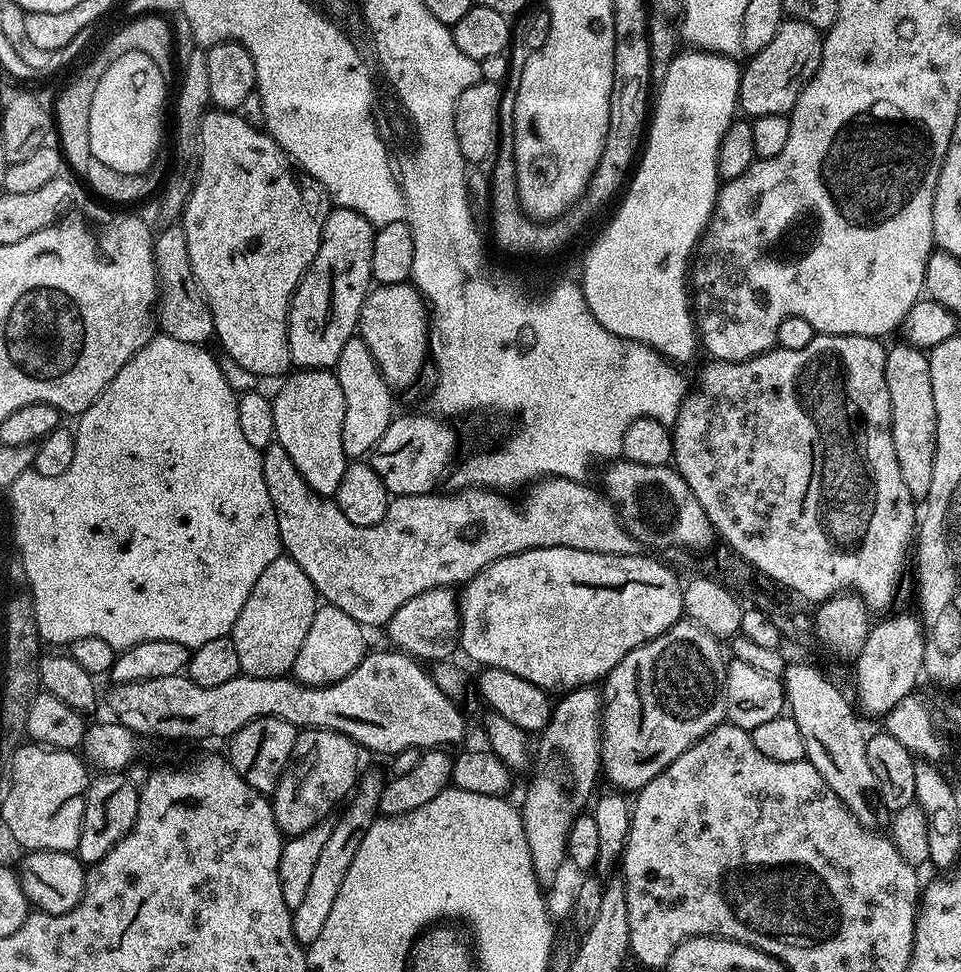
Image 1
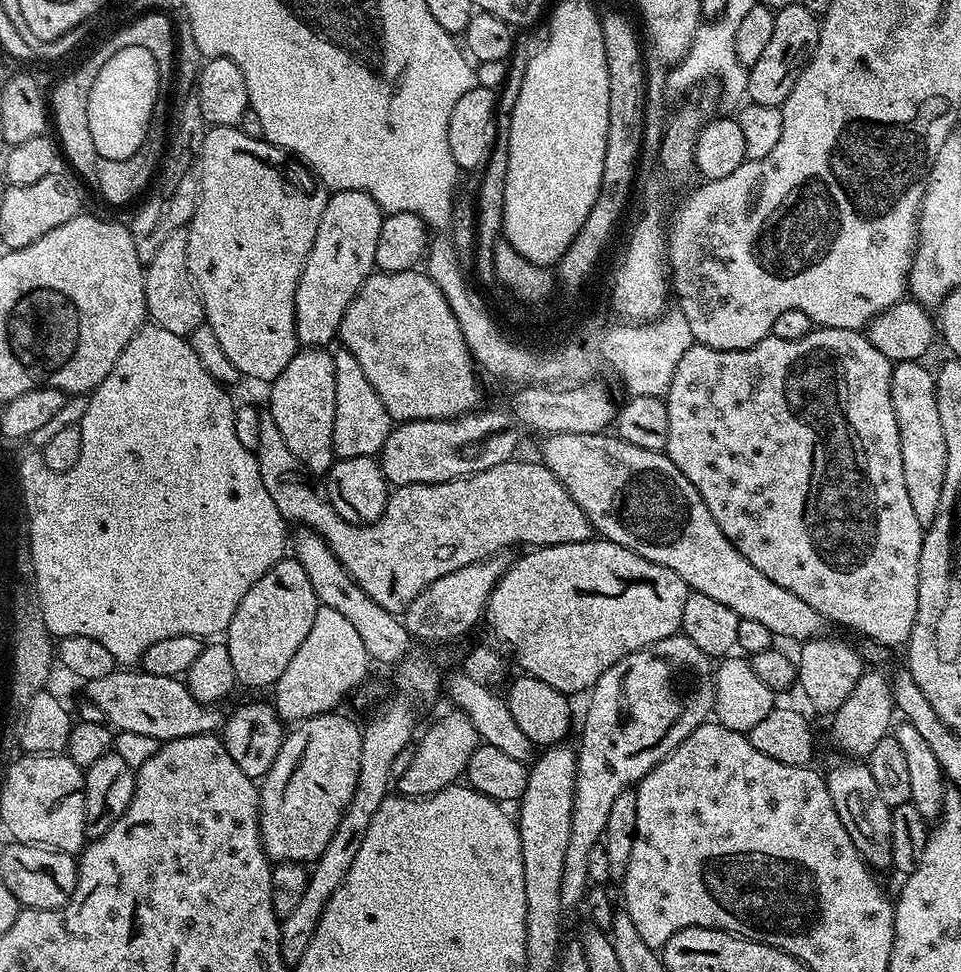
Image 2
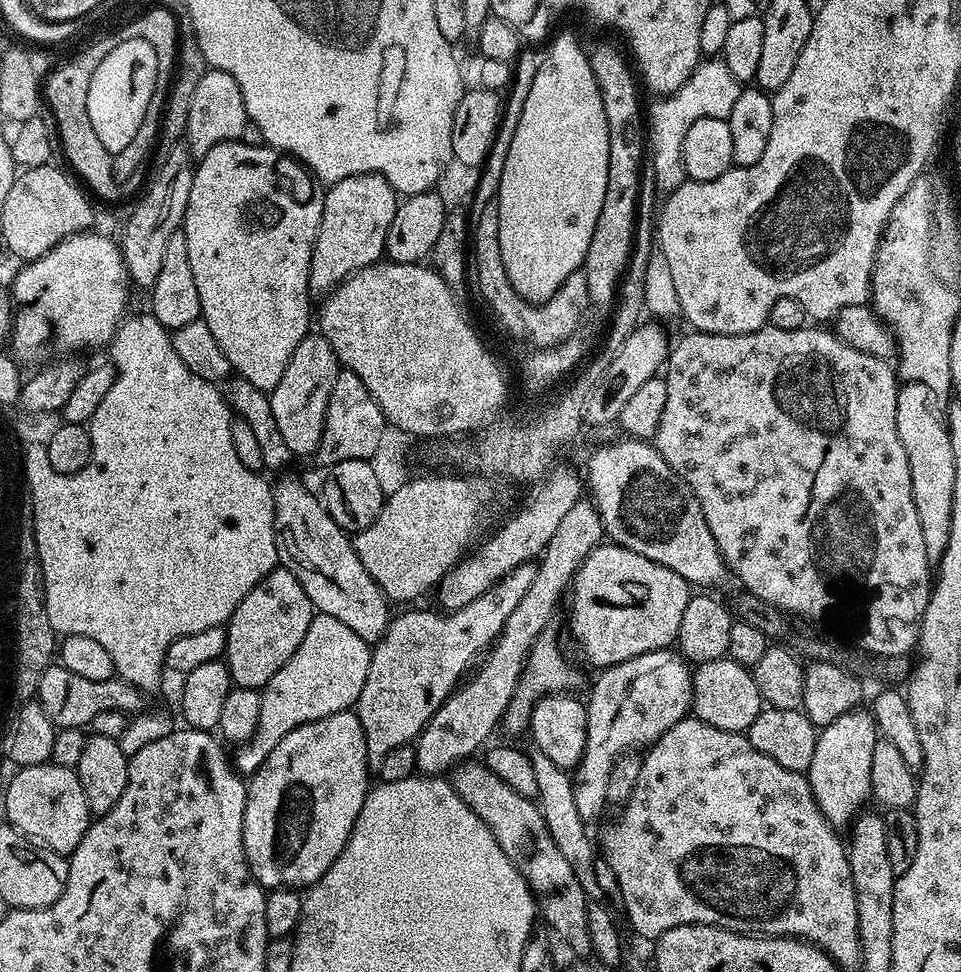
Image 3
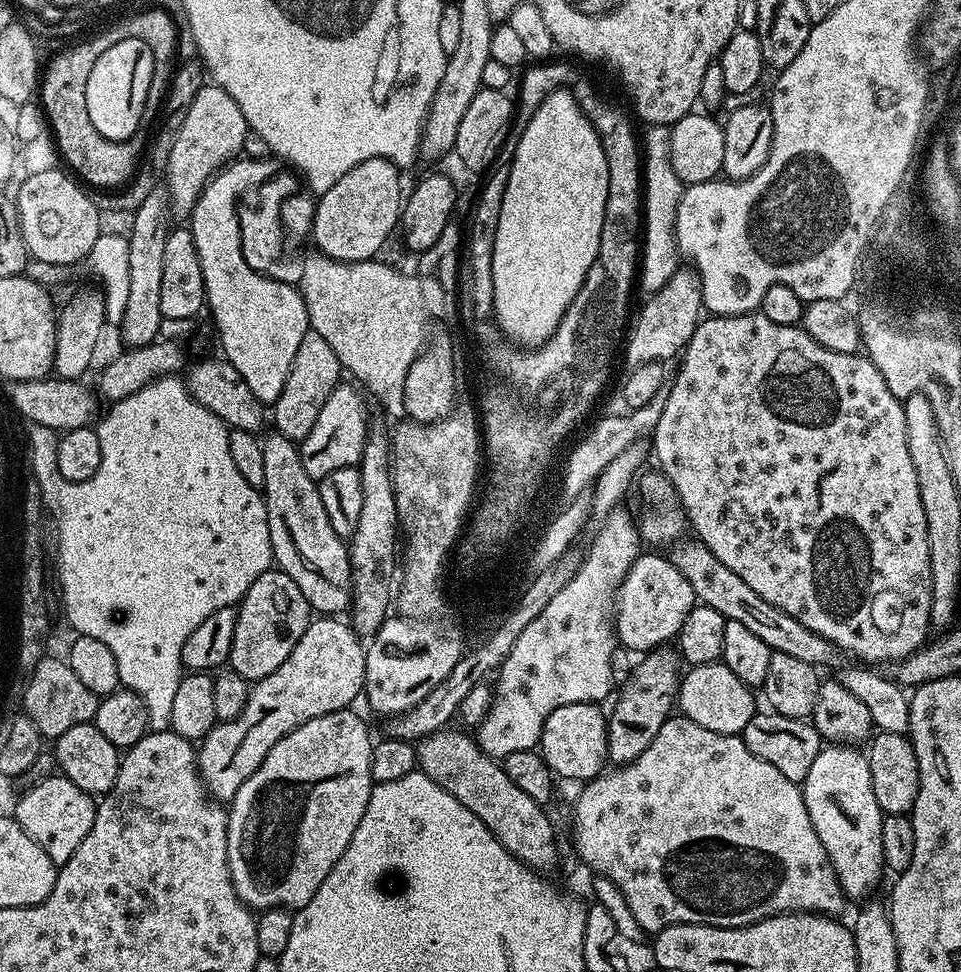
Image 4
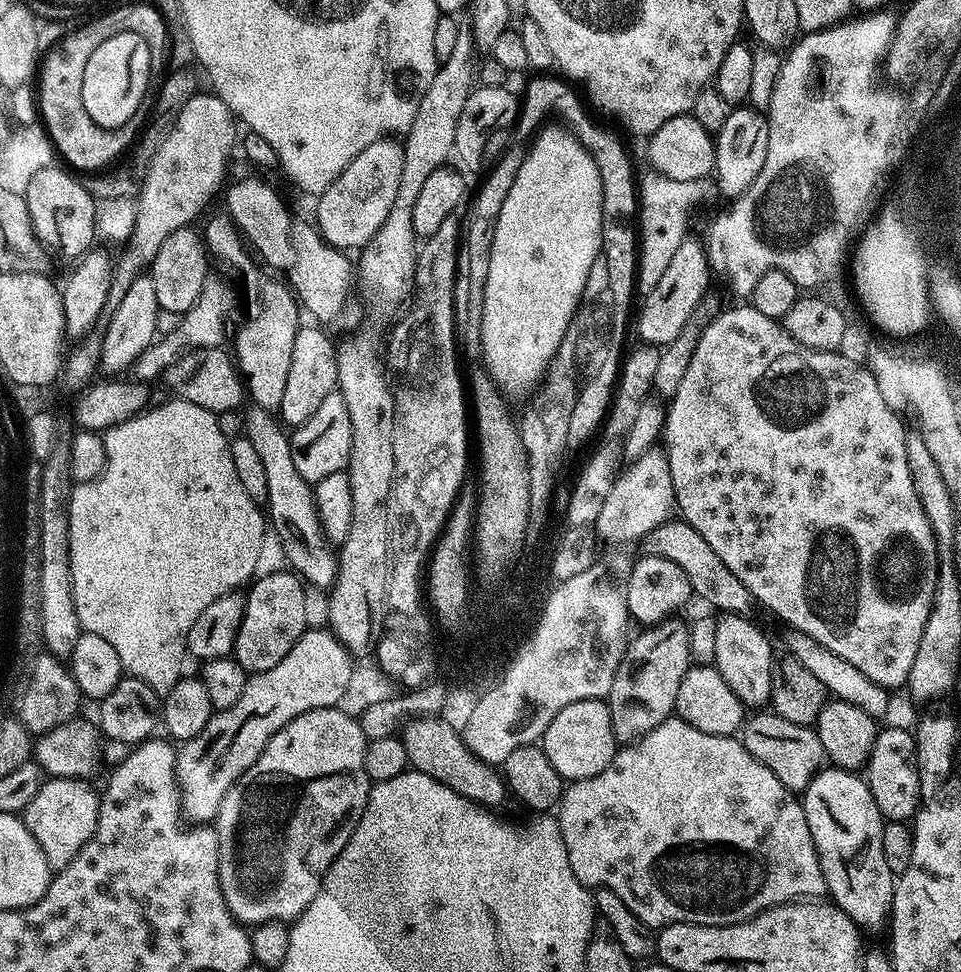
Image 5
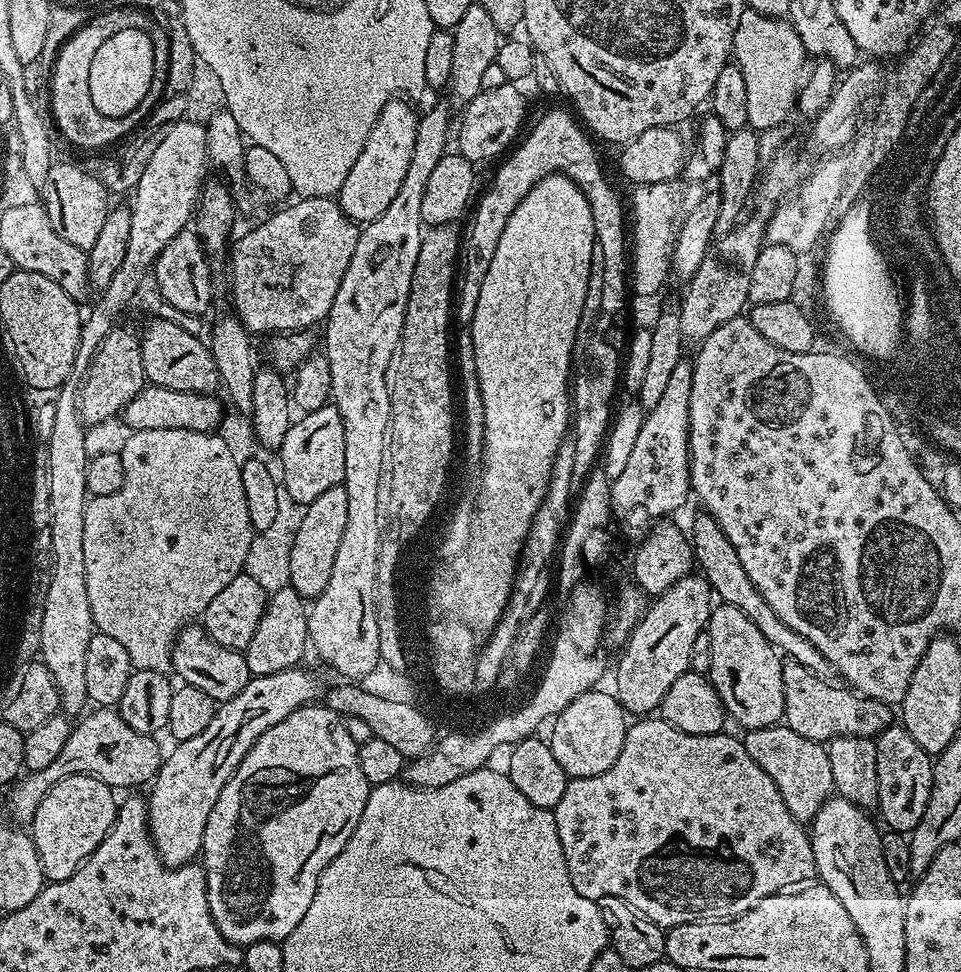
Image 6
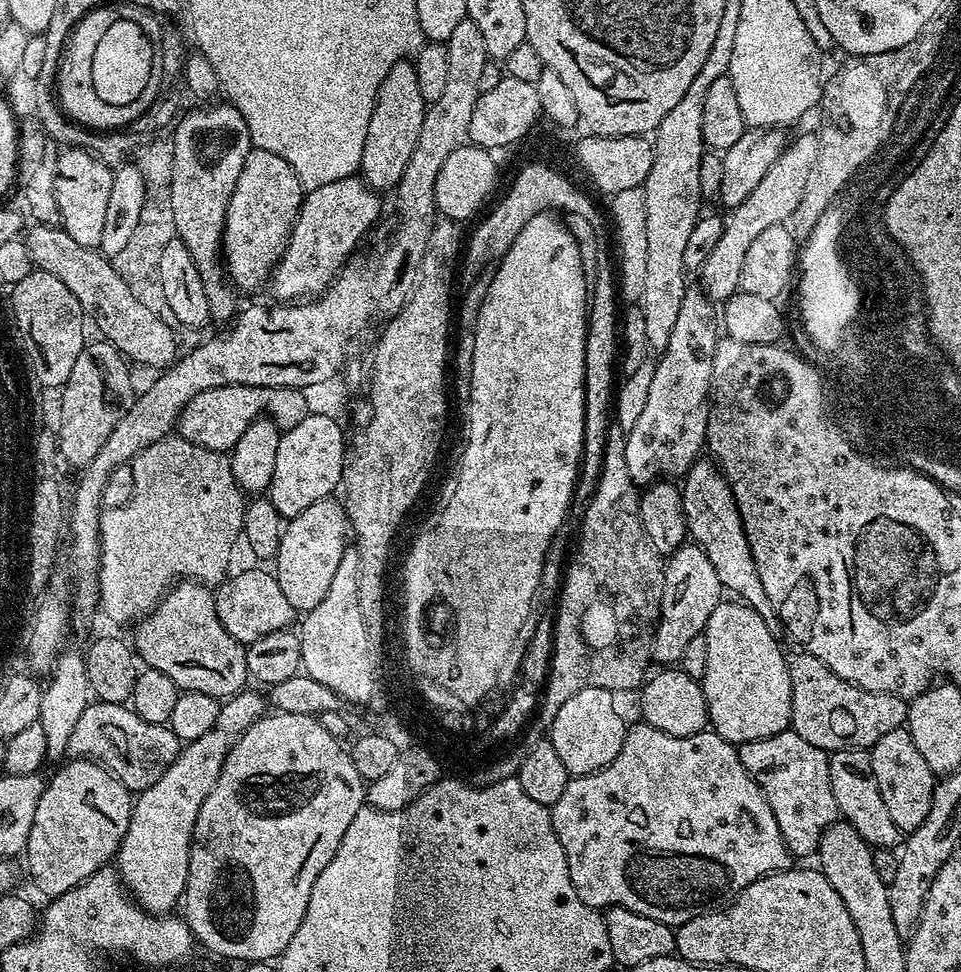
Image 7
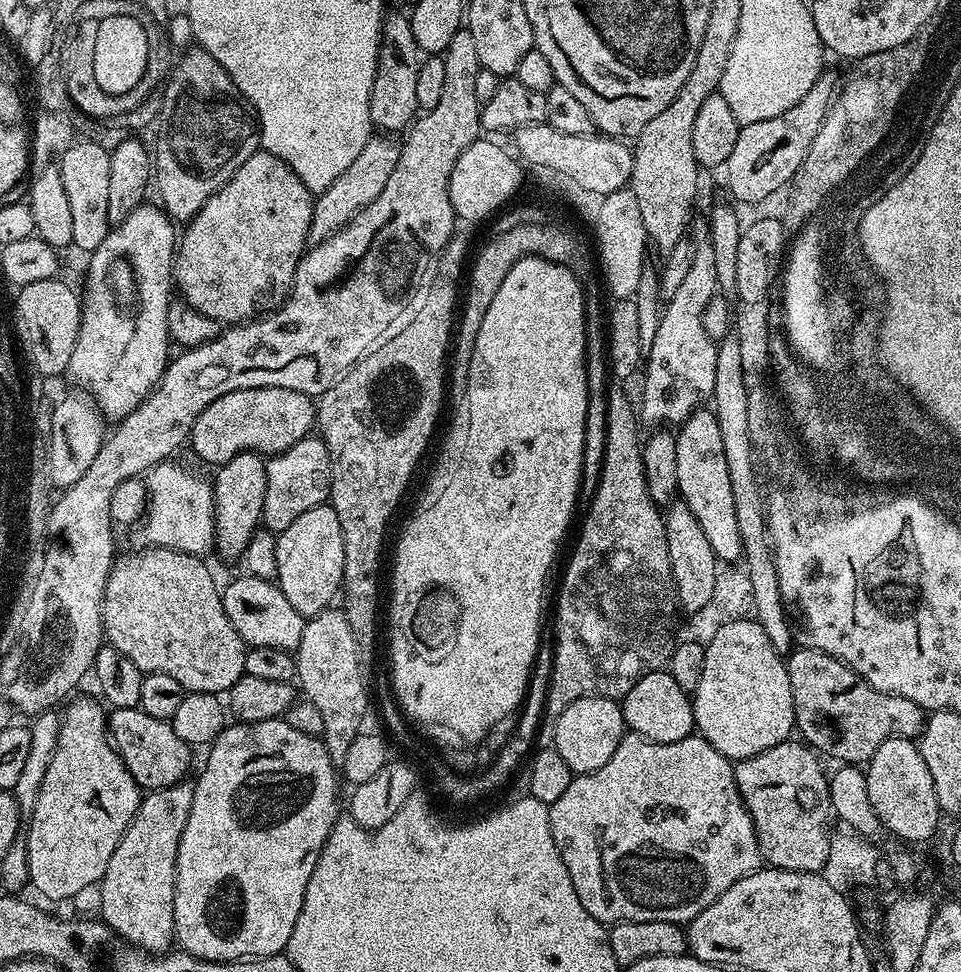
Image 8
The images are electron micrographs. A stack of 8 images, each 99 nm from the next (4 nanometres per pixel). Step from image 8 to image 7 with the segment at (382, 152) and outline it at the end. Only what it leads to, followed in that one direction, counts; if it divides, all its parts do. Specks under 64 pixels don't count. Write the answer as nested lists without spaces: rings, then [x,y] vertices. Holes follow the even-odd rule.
[[[359,175],[338,178],[338,182],[326,182],[326,186],[311,189],[300,203],[300,213],[292,223],[292,233],[288,239],[286,250],[277,262],[270,277],[270,289],[280,302],[304,302],[315,298],[335,280],[340,269],[353,259],[360,239],[371,230],[380,216],[381,193],[370,187]]]

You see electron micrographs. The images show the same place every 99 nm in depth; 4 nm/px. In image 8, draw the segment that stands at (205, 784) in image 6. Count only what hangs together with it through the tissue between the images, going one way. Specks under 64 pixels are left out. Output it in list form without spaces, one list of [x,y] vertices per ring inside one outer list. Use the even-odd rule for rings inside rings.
[[[181,782],[149,791],[141,799],[138,810],[118,846],[106,874],[98,885],[100,891],[99,919],[107,924],[121,941],[155,954],[166,953],[173,947],[174,930],[174,890],[176,889],[176,863],[178,862],[178,842],[182,830],[186,830],[186,818],[190,818],[190,802],[194,802],[194,787]]]

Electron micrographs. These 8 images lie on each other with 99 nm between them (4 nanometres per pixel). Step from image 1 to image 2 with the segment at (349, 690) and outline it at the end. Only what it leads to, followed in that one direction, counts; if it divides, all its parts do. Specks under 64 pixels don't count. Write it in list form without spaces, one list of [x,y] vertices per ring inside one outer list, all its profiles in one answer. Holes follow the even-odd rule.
[[[117,670],[106,678],[87,681],[87,699],[102,710],[105,721],[113,729],[146,734],[158,741],[207,736],[223,725],[226,716],[219,707],[203,704],[190,694],[187,683],[174,676],[159,676],[143,670]]]

